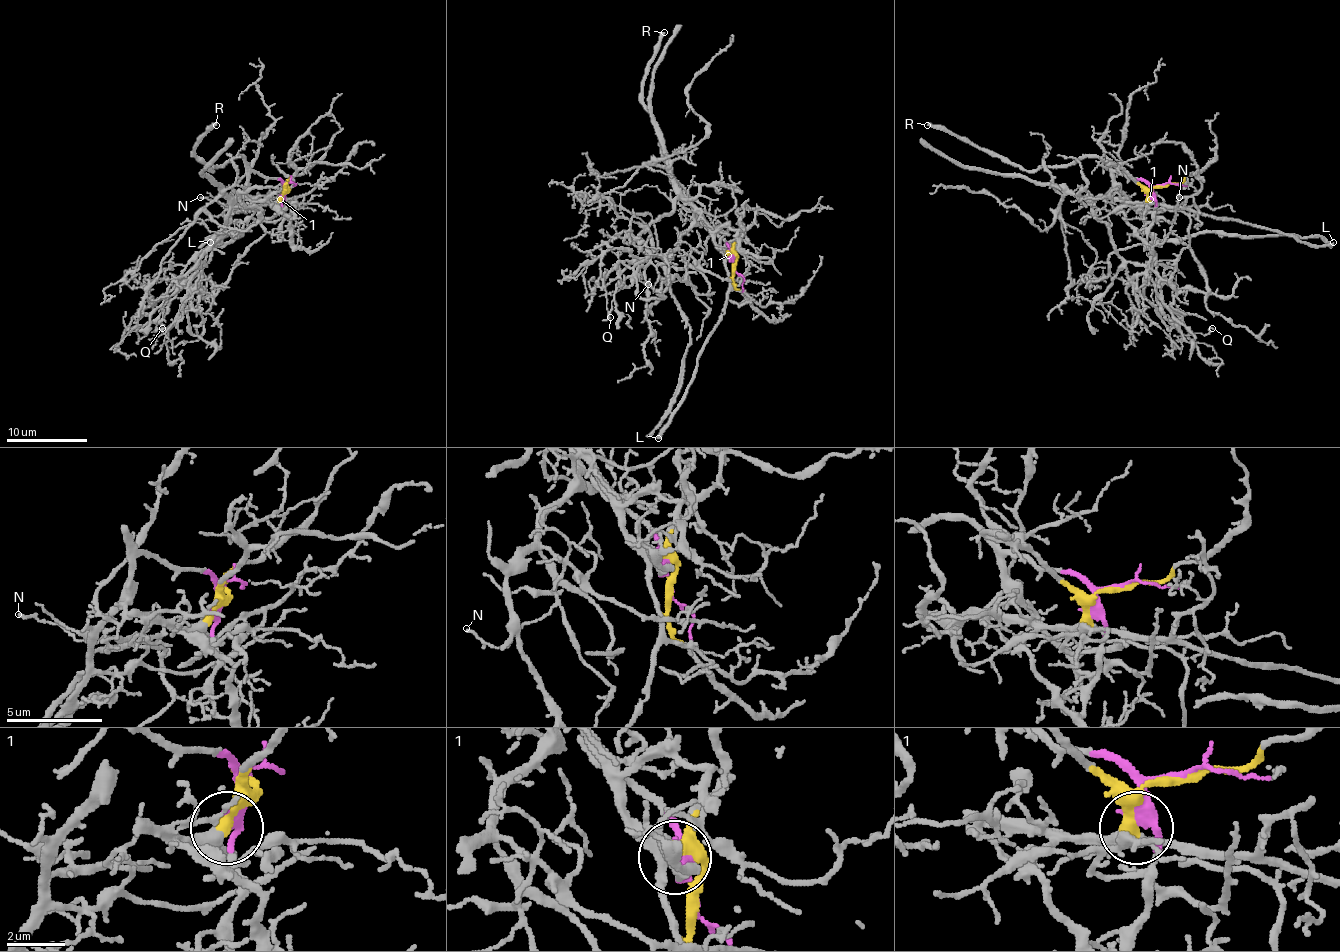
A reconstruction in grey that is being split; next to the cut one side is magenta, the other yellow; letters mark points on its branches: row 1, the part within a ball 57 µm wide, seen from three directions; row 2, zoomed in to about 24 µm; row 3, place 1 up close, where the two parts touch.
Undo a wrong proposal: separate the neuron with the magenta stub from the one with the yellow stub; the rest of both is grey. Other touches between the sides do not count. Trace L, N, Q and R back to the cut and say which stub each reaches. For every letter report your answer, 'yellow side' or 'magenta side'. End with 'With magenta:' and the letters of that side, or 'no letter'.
L: yellow side
N: magenta side
Q: magenta side
R: magenta side
With magenta: N, Q, R

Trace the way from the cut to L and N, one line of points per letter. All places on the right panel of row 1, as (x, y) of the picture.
L: (1162, 185), (1152, 189), (1150, 199), (1154, 203), (1188, 207), (1278, 230), (1316, 246), (1332, 242)
N: (1162, 185), (1113, 173), (1117, 189), (1142, 211), (1178, 207), (1186, 199), (1178, 197)

